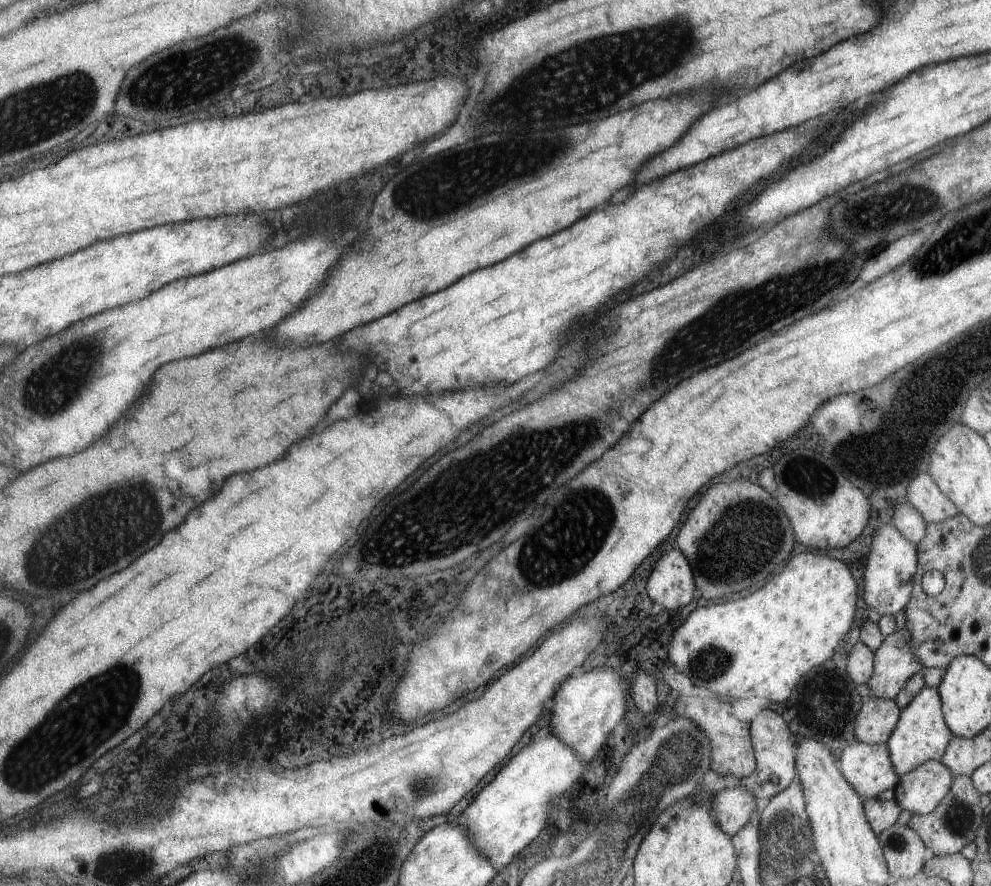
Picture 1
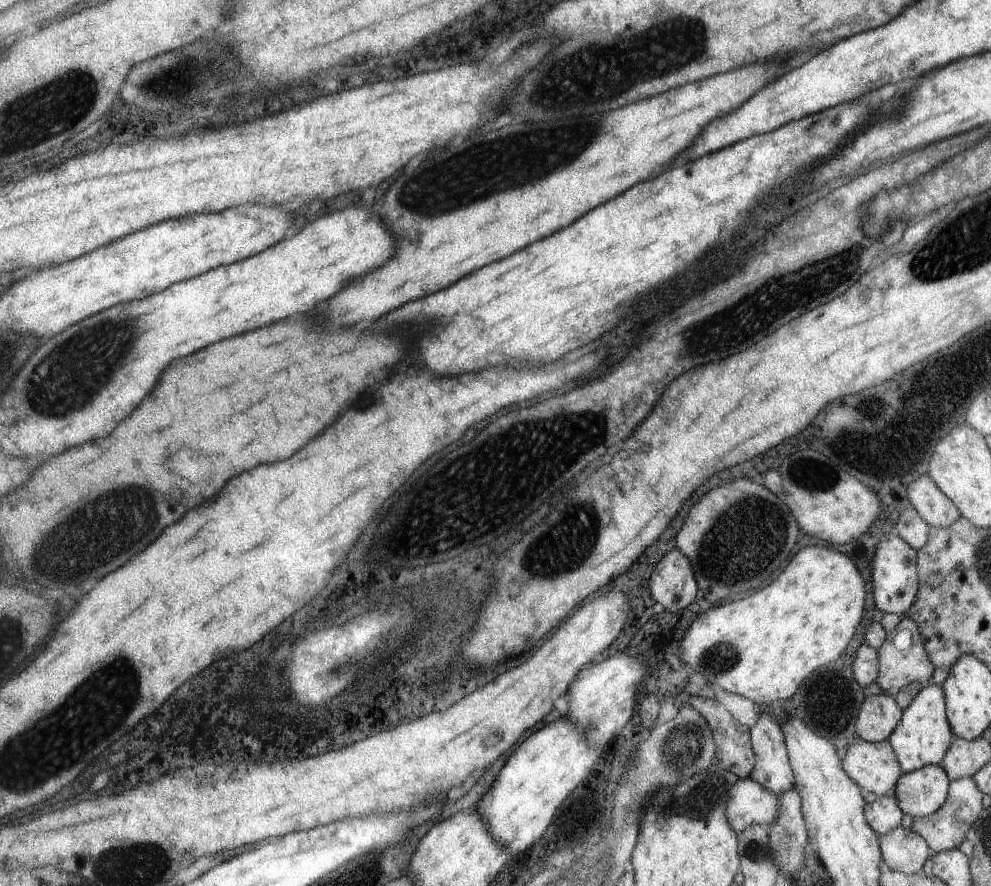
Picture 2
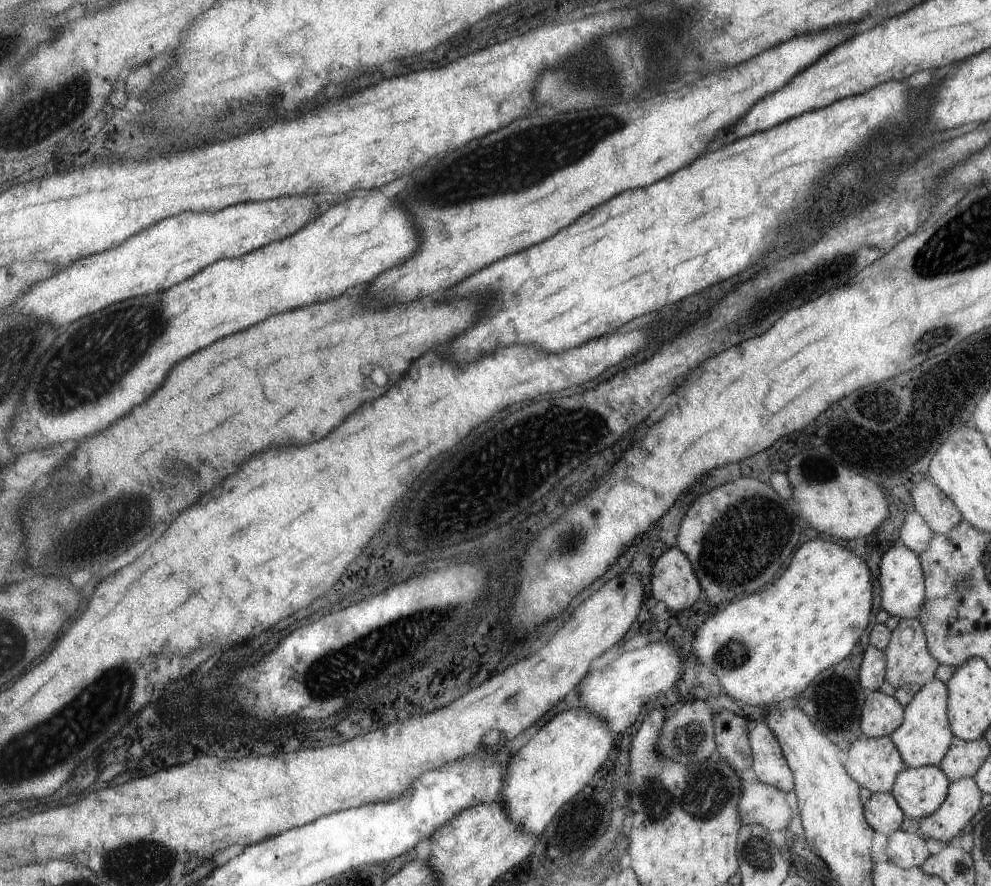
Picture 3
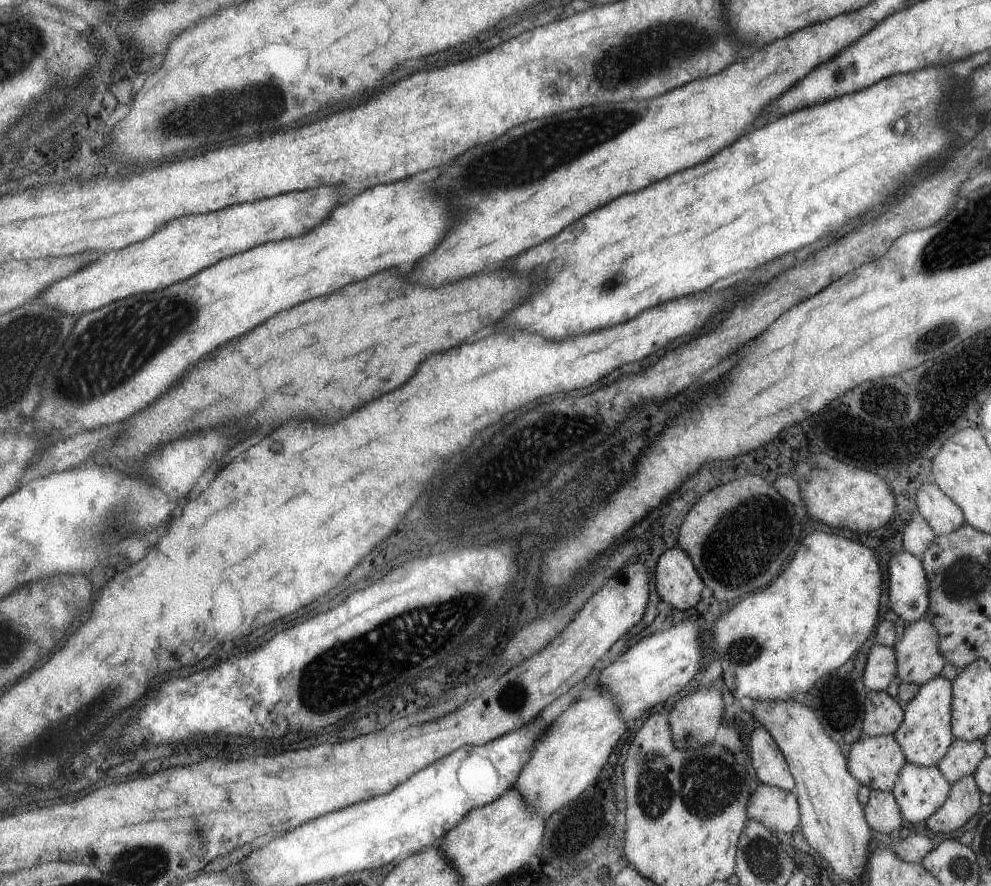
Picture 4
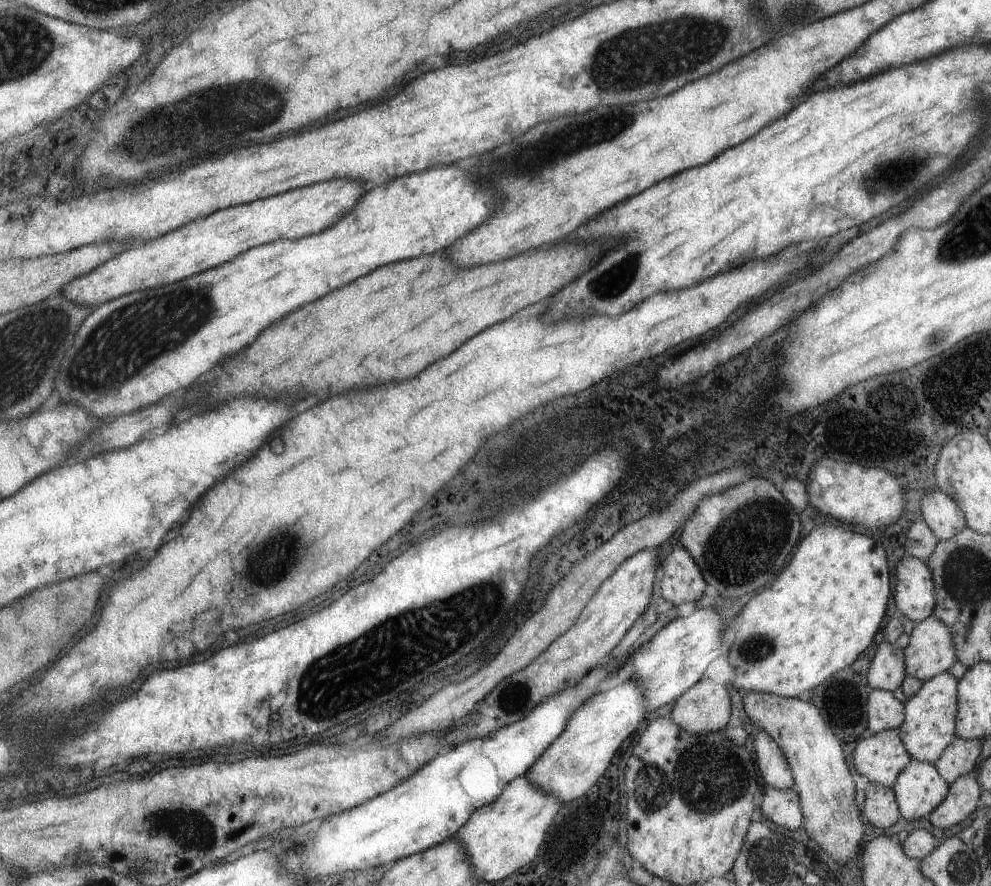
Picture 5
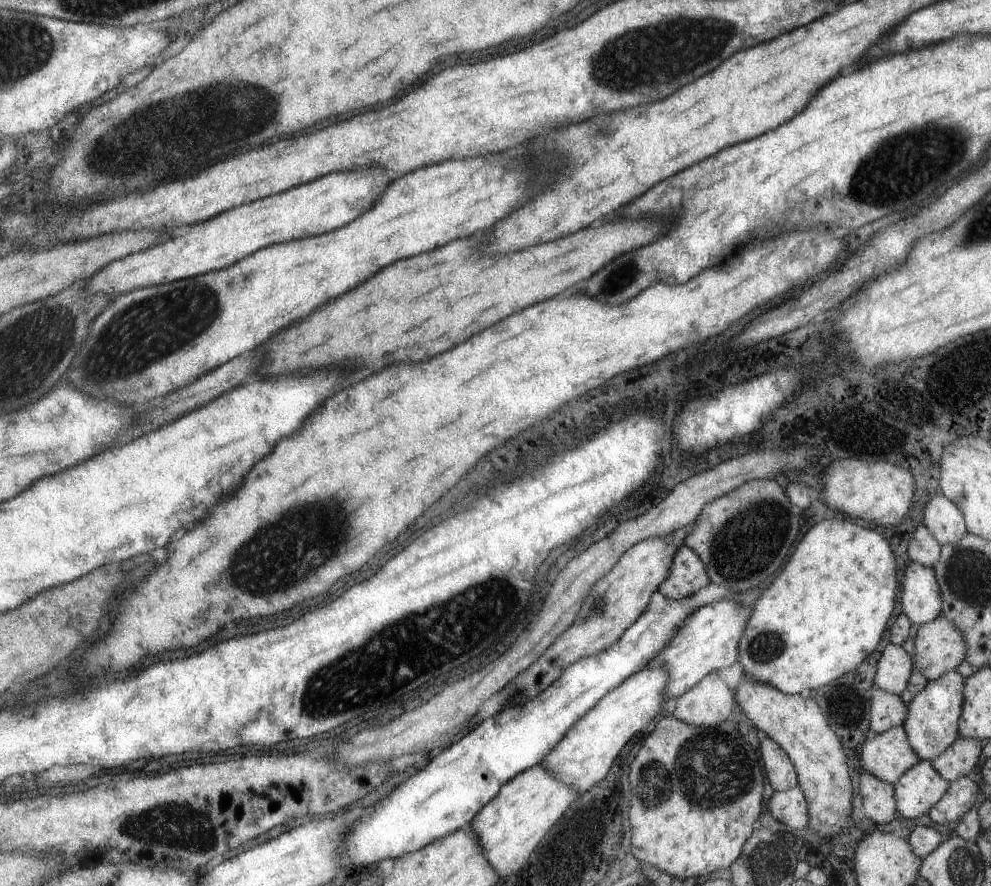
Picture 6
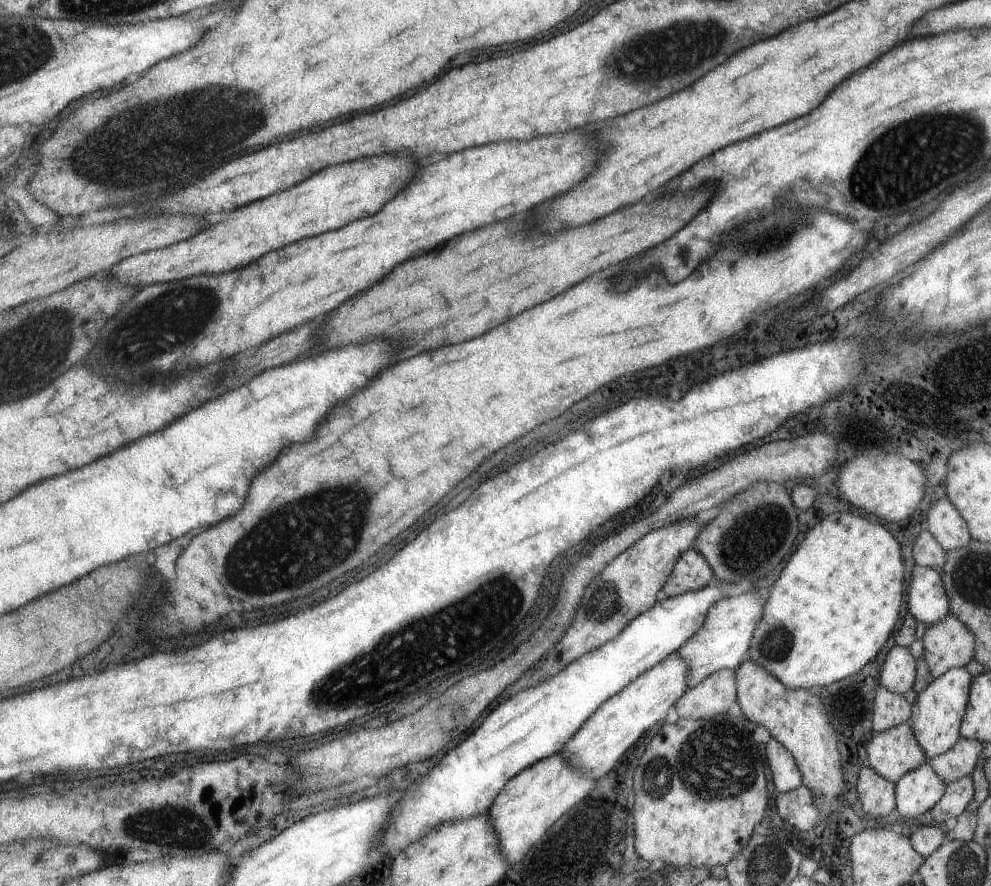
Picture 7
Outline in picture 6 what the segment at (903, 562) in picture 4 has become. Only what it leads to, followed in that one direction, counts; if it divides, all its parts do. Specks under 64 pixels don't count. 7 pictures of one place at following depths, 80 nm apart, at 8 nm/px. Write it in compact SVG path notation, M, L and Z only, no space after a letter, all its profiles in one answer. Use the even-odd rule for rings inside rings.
M909 561L901 579L901 610L912 624L923 625L940 614L940 585L932 567Z

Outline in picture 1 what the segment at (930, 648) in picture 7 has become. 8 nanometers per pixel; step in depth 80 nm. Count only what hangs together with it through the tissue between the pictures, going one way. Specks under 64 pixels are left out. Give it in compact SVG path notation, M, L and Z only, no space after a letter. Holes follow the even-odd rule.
M904 626L895 629L876 648L872 676L866 682L870 697L893 699L912 674L924 672L925 668L913 654L910 644L897 645L897 640L905 639L907 634Z

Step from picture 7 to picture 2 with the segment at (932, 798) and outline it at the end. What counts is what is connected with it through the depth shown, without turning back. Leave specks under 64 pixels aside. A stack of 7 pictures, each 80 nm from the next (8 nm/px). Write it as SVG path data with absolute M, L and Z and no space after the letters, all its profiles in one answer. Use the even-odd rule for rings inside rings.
M925 765L920 769L902 773L895 784L895 799L900 811L911 817L930 815L944 804L951 779L944 767Z

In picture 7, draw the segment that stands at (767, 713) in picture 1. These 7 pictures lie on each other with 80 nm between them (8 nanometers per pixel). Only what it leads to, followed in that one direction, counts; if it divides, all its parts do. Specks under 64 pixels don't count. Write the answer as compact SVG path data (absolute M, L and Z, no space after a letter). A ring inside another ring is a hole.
M770 738L767 750L770 777L777 792L784 793L803 784L800 767L796 765L795 759L787 748L774 738Z

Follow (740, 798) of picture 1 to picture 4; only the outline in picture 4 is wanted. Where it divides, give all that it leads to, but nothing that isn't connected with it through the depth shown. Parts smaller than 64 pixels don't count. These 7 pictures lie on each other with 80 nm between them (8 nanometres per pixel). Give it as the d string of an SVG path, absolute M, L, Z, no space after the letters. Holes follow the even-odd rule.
M758 783L748 796L746 817L768 827L771 832L792 832L799 823L799 803L794 792Z

